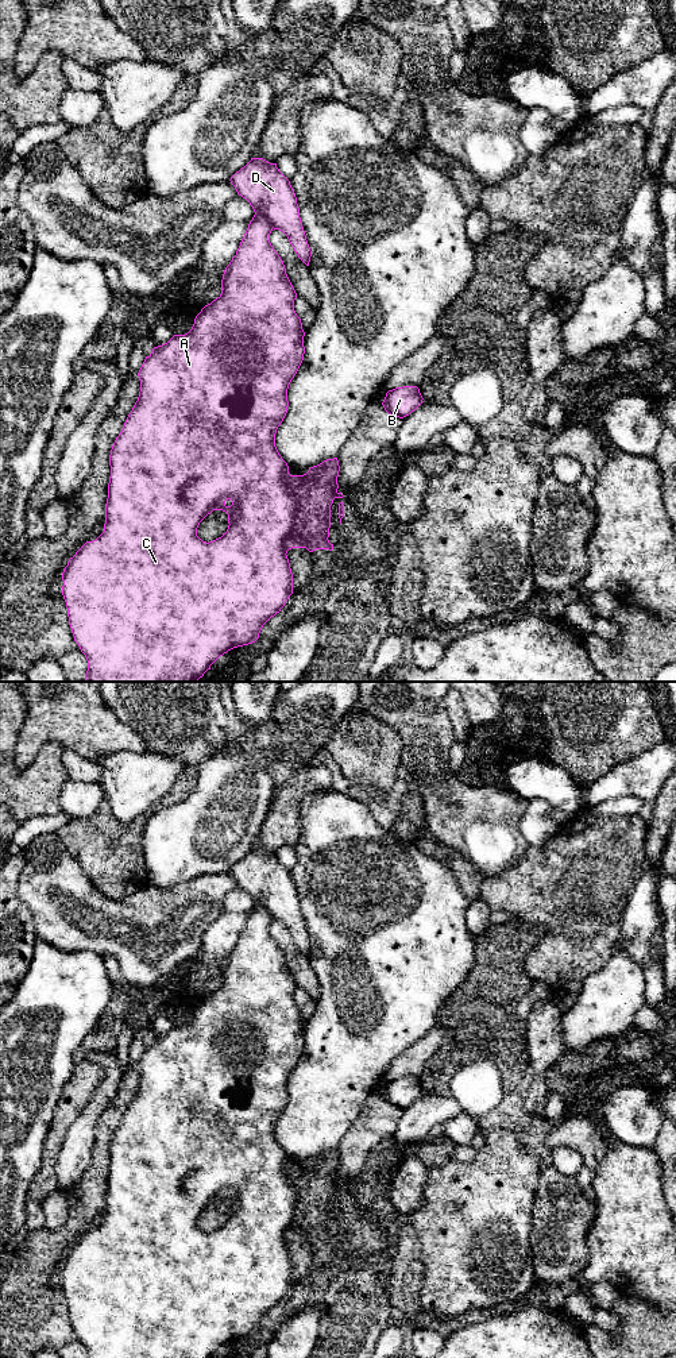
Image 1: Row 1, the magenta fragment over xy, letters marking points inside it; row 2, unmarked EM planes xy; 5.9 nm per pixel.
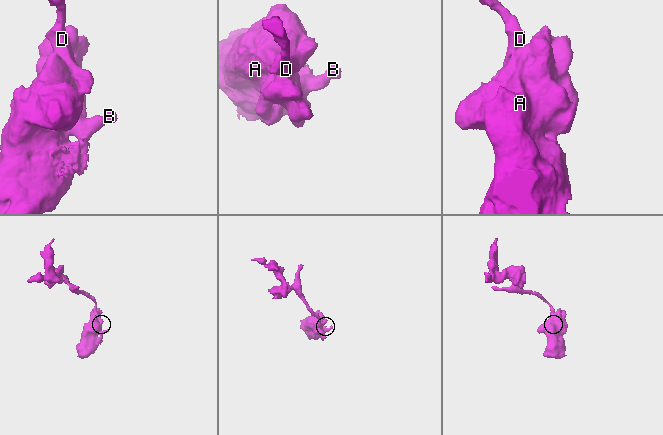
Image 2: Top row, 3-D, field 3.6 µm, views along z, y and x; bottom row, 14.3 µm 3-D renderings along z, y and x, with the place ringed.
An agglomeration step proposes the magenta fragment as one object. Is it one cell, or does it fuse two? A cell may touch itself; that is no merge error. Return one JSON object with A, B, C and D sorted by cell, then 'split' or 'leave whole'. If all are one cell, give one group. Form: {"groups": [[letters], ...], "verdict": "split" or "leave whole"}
{"groups": [["A", "B", "C", "D"]], "verdict": "leave whole"}

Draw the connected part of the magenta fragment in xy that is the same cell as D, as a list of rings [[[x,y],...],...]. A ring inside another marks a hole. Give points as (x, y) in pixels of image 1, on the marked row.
[[[263,158],[251,161],[231,177],[239,196],[246,198],[255,215],[240,242],[236,255],[225,267],[221,279],[221,294],[205,305],[196,316],[192,329],[185,335],[174,335],[167,343],[154,347],[146,356],[138,377],[140,391],[120,435],[116,437],[111,455],[111,477],[105,504],[104,532],[93,541],[86,541],[62,572],[62,595],[67,607],[69,624],[74,641],[88,660],[85,682],[197,682],[210,670],[210,666],[228,651],[248,645],[259,639],[263,625],[285,606],[293,594],[293,574],[287,559],[291,548],[333,549],[329,543],[331,505],[335,498],[344,495],[337,491],[340,471],[337,458],[327,459],[313,466],[304,475],[290,475],[289,466],[275,447],[275,433],[287,413],[287,389],[297,374],[305,354],[301,319],[294,310],[297,293],[286,274],[283,261],[270,243],[273,229],[282,231],[293,246],[298,258],[309,266],[312,251],[300,217],[300,208],[290,181],[279,171],[277,163]],[[213,510],[228,514],[228,529],[213,541],[202,541],[197,536],[200,522]]]

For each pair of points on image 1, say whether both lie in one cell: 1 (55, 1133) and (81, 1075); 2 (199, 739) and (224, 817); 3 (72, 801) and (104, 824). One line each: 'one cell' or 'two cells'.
1: one cell
2: two cells
3: two cells

